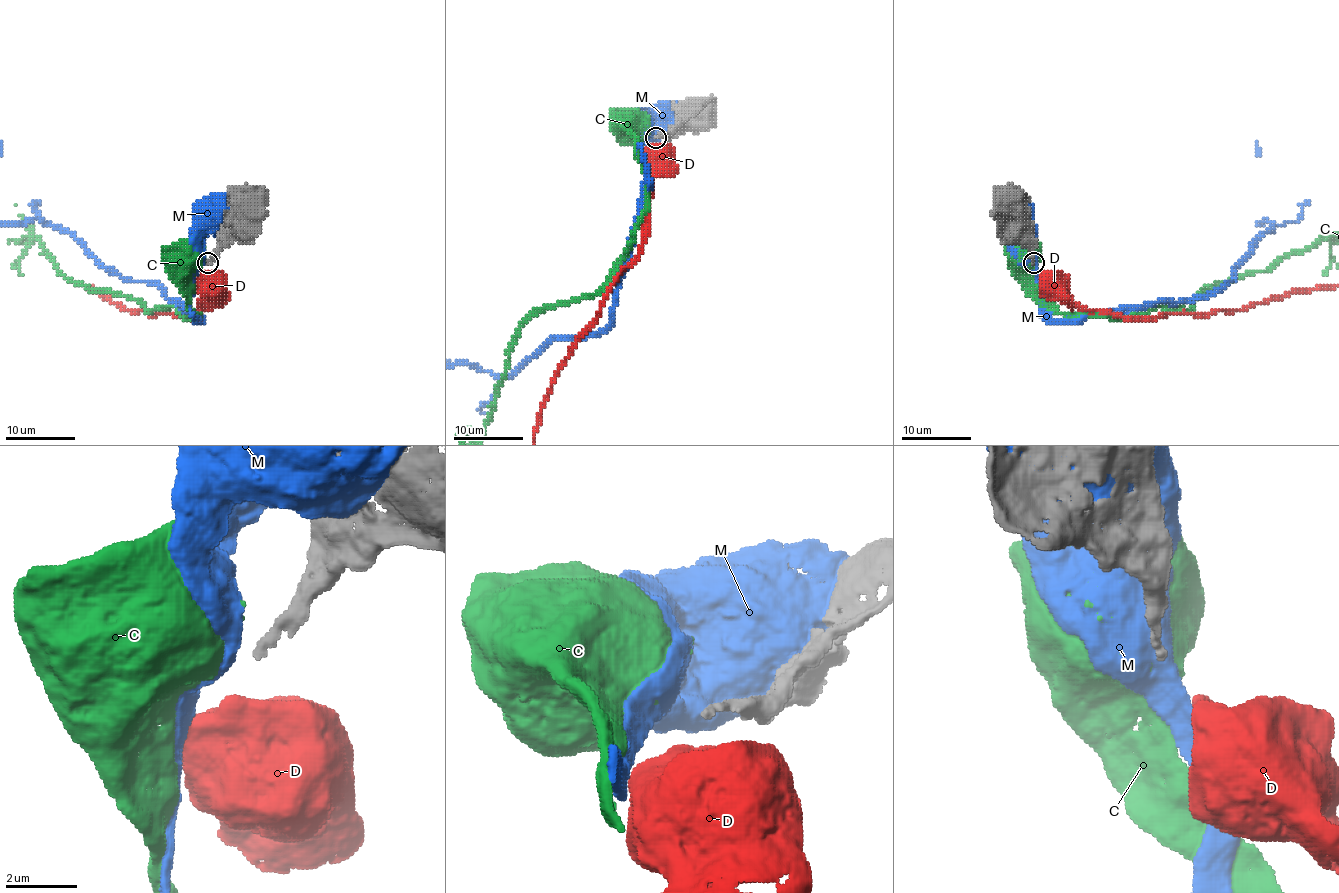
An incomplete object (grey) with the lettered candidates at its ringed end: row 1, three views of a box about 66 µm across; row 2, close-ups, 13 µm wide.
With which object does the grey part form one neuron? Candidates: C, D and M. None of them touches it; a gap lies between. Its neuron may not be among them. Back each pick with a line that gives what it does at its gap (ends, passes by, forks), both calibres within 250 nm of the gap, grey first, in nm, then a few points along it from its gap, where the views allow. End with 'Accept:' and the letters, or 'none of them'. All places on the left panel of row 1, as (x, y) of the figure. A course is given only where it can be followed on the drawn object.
Accept: none of them

